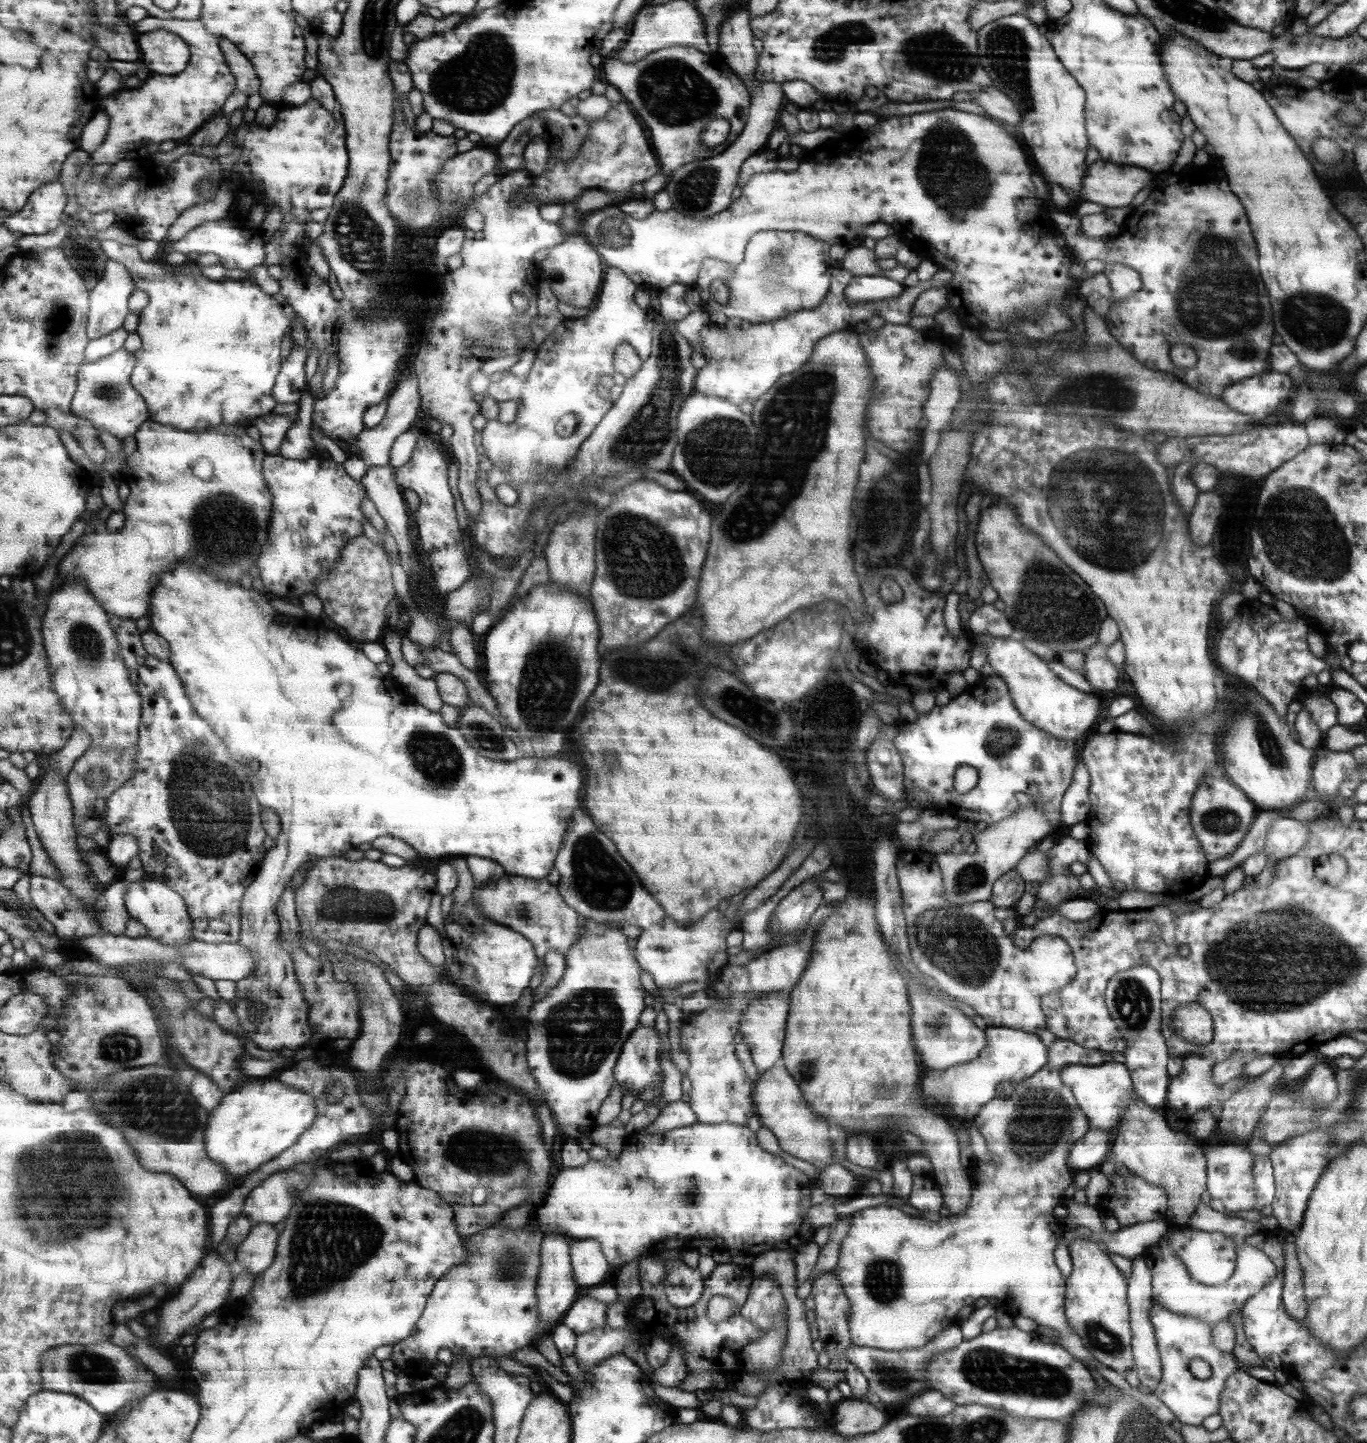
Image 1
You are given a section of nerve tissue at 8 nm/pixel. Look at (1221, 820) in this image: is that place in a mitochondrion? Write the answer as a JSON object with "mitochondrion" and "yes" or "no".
{"mitochondrion":"yes"}

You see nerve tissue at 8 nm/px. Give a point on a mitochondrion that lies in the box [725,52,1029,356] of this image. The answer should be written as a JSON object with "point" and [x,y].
{"point":[949,169]}

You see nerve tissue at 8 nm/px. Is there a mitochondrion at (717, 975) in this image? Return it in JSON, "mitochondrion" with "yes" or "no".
{"mitochondrion":"no"}

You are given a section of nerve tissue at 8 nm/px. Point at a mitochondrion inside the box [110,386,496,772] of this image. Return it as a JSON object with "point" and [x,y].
{"point":[217,519]}

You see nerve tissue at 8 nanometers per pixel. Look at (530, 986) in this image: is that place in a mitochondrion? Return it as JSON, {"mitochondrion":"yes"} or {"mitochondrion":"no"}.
{"mitochondrion":"no"}

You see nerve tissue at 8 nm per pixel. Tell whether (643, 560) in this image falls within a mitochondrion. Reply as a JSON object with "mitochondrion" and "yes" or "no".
{"mitochondrion":"yes"}

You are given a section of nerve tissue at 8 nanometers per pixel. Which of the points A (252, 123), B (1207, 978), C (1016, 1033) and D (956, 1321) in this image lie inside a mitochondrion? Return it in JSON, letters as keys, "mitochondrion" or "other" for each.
{"A":"other","B":"other","C":"other","D":"other"}

